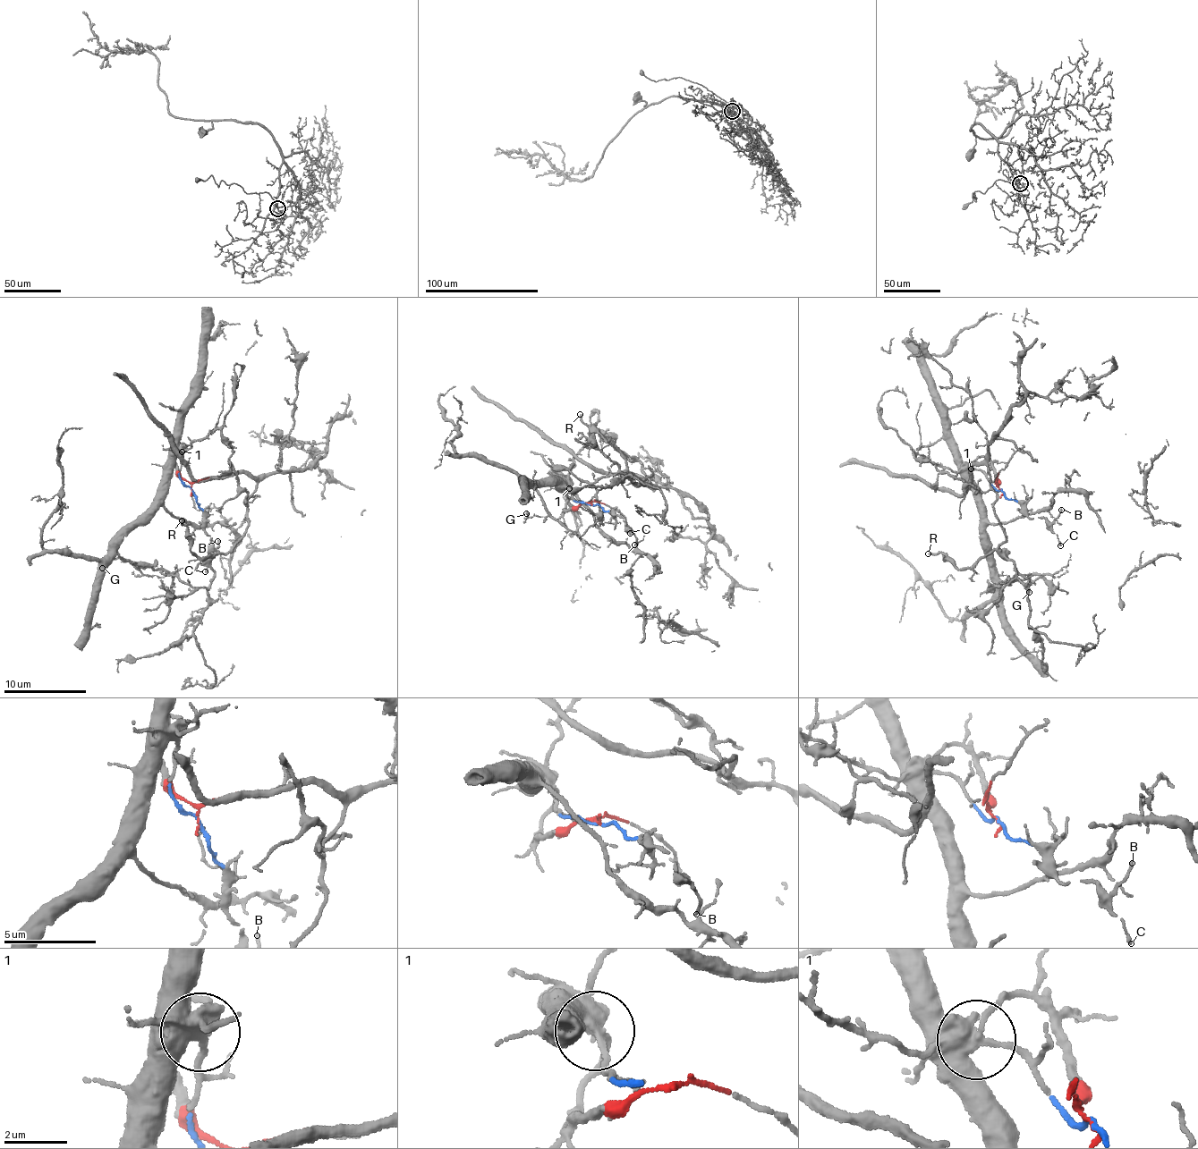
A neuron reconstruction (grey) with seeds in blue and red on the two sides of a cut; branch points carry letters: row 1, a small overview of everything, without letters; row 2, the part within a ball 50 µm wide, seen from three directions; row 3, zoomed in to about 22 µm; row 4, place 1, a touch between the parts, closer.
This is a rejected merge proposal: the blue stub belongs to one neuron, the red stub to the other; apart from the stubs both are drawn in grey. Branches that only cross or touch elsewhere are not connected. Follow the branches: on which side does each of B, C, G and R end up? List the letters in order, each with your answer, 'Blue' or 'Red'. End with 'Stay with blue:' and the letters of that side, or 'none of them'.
B: Blue
C: Blue
G: Red
R: Blue
Stay with blue: B, C, R

